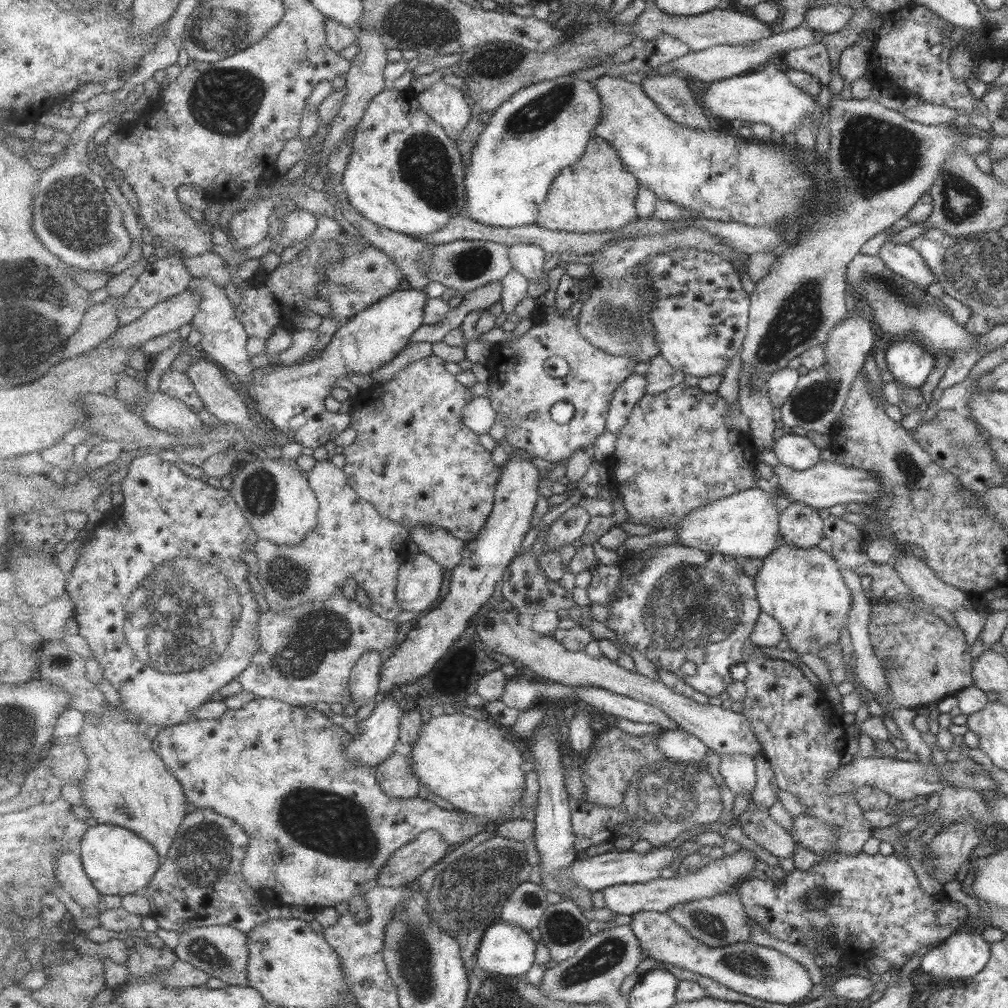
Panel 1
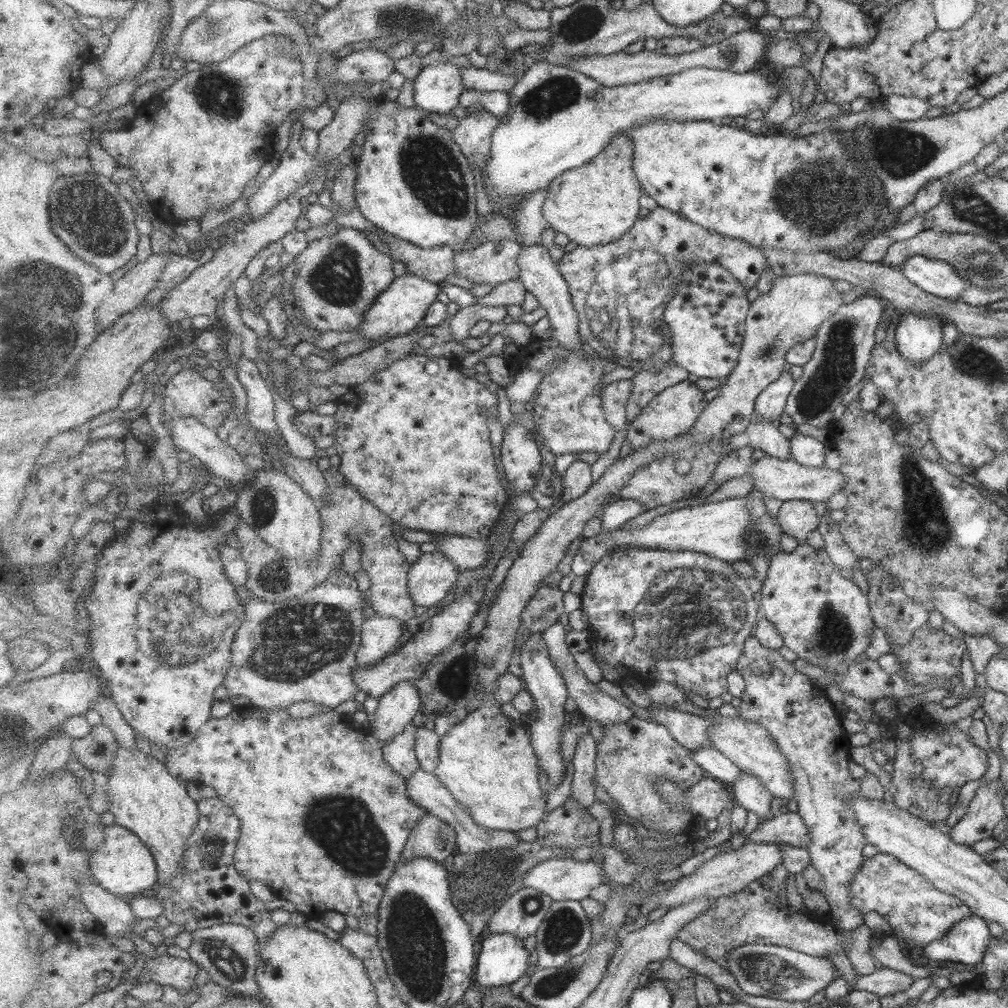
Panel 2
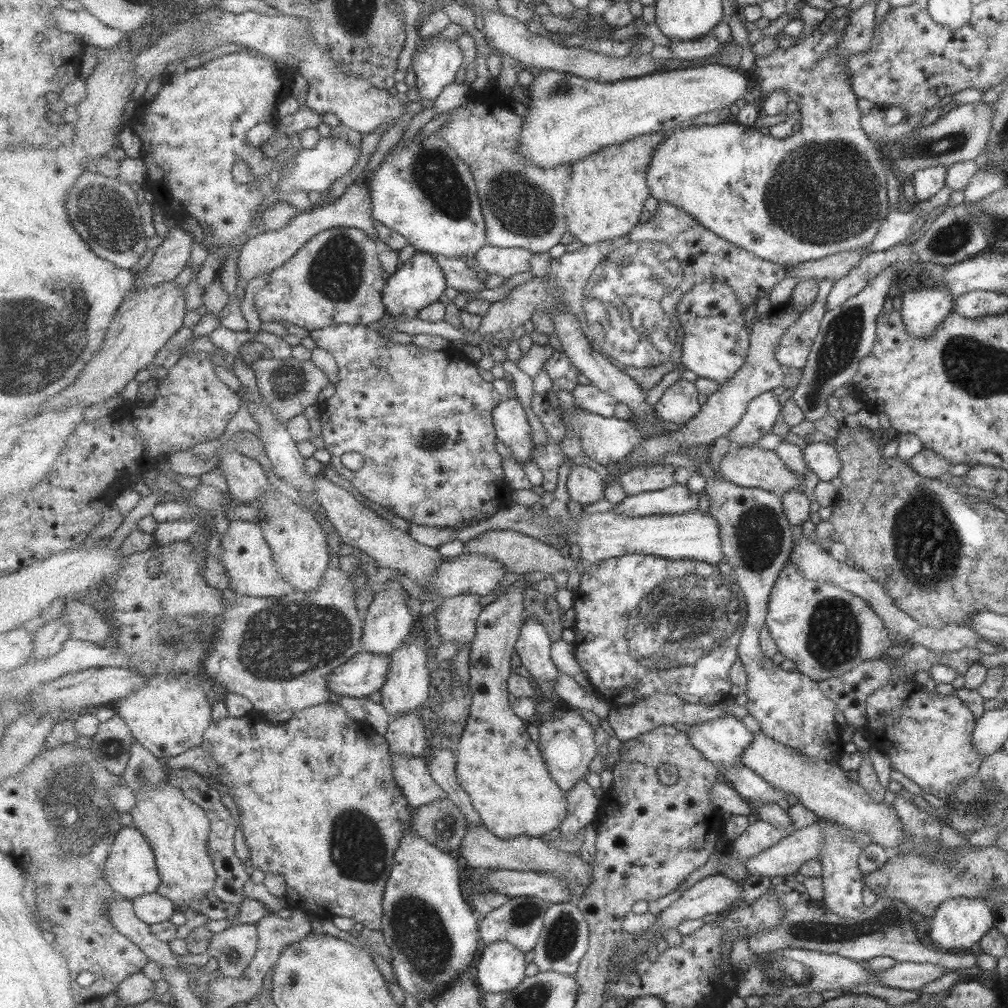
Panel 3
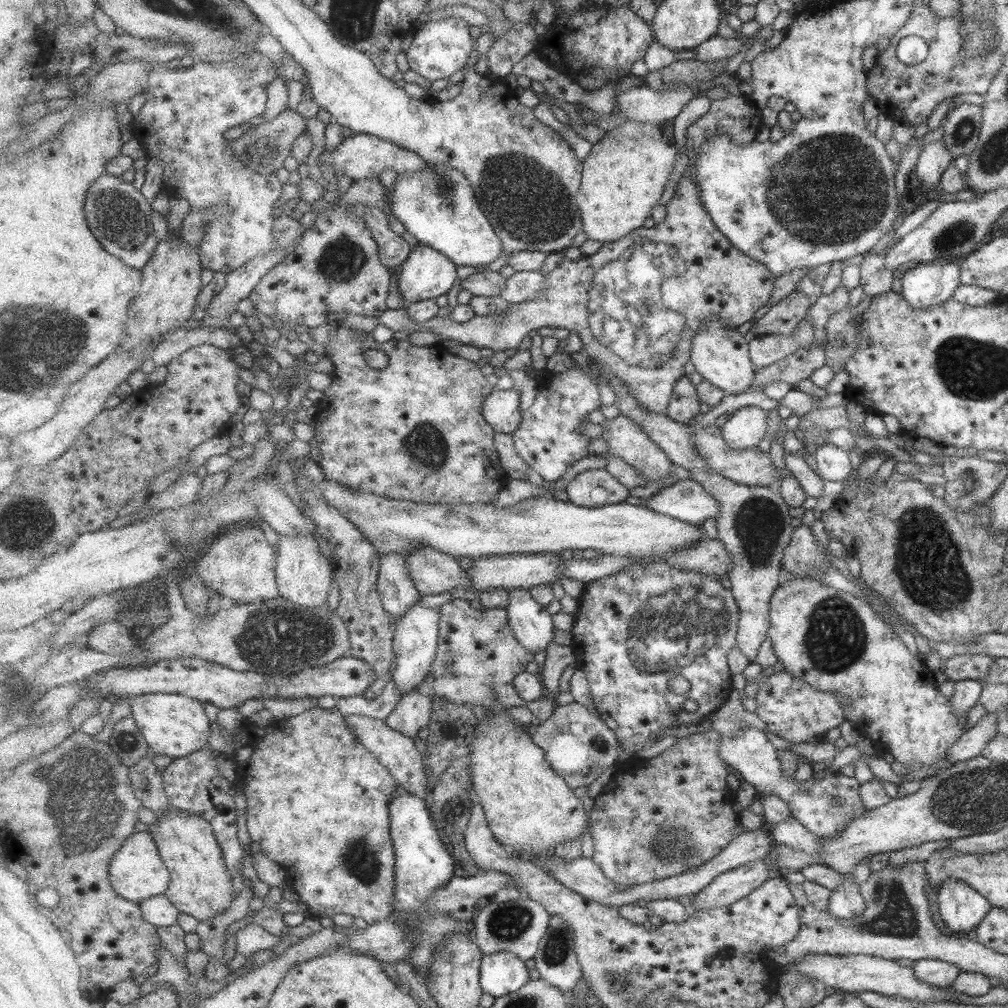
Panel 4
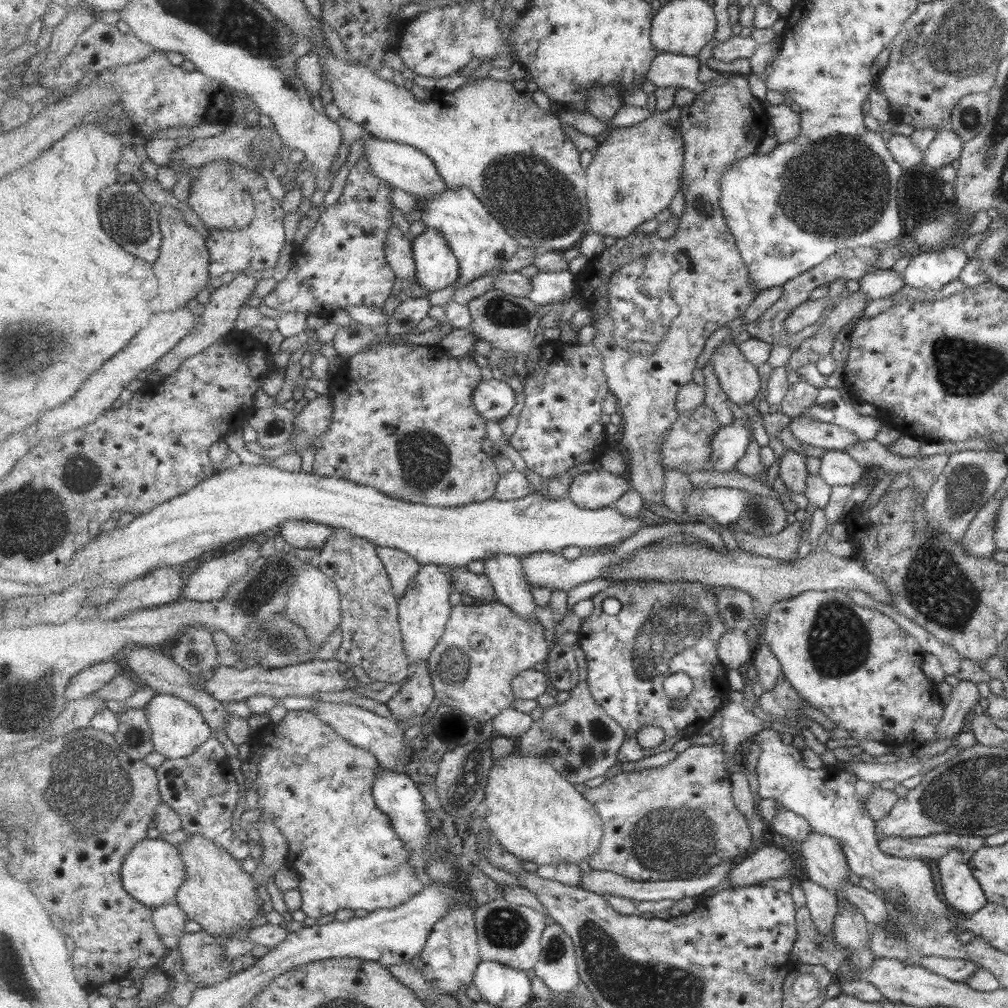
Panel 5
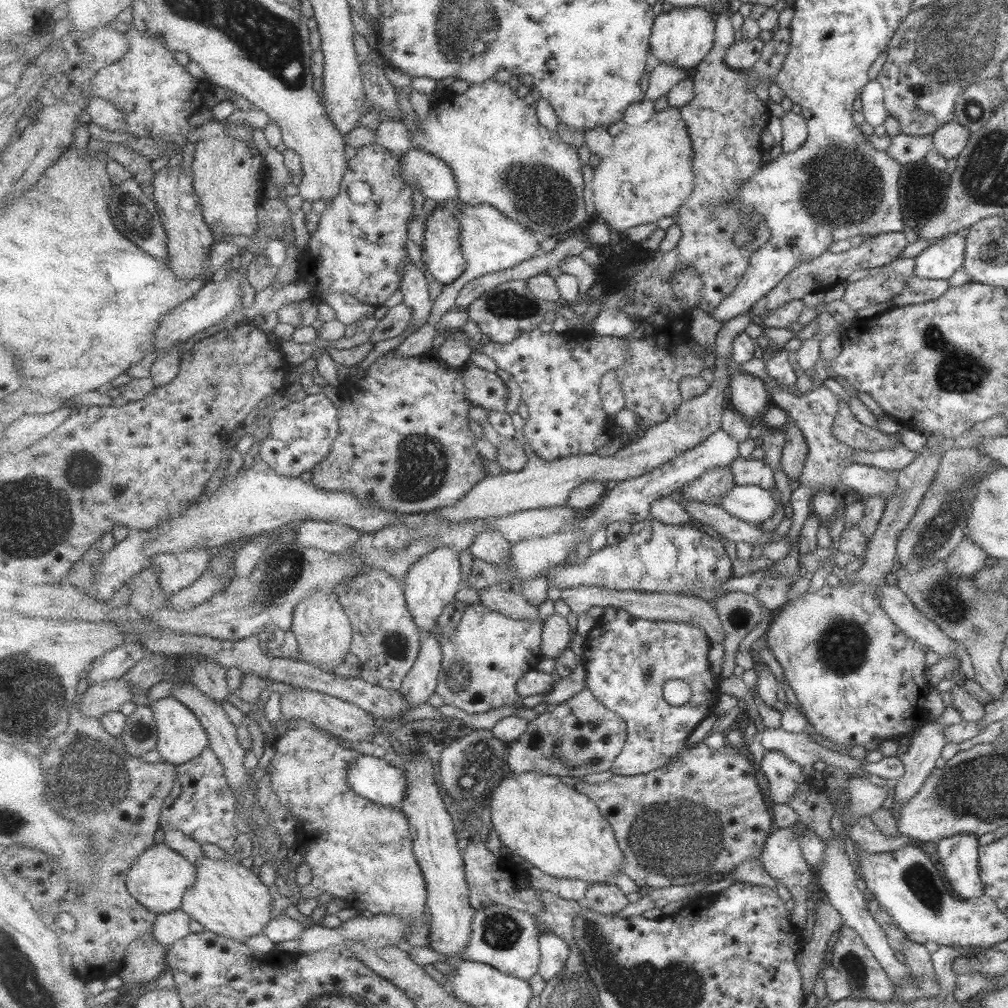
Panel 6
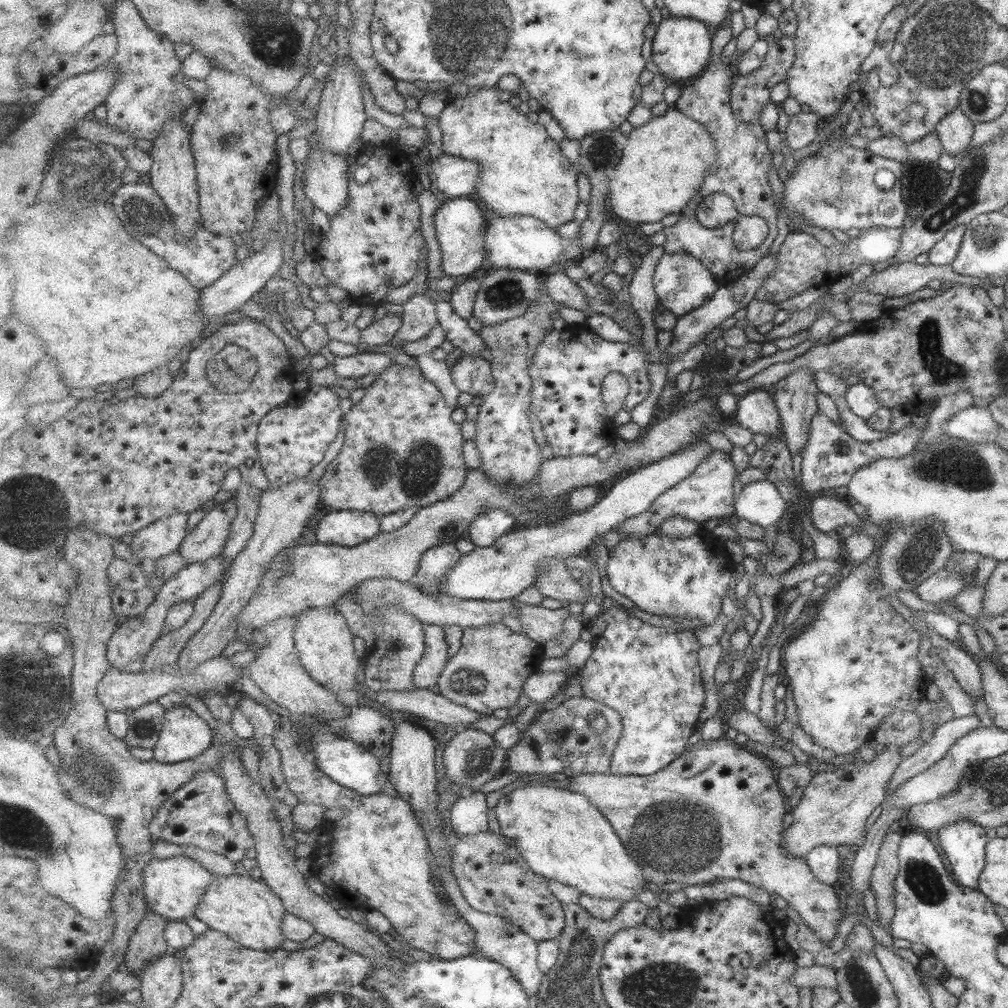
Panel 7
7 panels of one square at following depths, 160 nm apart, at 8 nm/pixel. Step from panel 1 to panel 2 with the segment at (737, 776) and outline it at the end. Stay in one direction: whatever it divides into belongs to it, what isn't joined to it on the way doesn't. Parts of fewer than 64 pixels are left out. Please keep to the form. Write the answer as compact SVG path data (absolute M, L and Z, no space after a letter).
M743 771L731 785L735 800L746 811L755 813L758 818L774 814L771 810L774 794L761 782L756 774Z

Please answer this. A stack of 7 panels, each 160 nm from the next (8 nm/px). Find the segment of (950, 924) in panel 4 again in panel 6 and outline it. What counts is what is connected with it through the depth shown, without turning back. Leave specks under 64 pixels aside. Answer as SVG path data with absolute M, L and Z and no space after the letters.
M957 834L936 841L939 864L943 866L946 881L952 886L953 892L959 898L980 897L984 894L984 885L980 881L977 836L973 834Z

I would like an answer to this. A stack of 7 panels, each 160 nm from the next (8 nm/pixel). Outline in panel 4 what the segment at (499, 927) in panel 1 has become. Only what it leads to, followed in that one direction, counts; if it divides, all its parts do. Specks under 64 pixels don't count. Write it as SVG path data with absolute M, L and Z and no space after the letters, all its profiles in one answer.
M509 952L484 955L480 981L484 992L498 999L523 989L530 981L529 968L522 958Z

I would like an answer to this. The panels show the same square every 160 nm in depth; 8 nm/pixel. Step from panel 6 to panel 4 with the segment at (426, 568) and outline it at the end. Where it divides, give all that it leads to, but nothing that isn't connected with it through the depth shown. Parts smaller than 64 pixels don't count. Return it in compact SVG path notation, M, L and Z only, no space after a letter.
M418 602L405 616L398 618L394 632L396 661L389 680L395 681L401 696L413 691L423 690L425 678L431 675L432 665L436 662L440 640L440 607L423 607Z

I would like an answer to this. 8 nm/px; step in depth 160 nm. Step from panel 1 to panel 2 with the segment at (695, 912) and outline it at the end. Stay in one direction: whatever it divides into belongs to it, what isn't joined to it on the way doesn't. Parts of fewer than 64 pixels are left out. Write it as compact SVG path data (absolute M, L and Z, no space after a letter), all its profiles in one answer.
M781 863L769 874L758 878L749 886L746 886L740 893L718 898L705 912L702 912L694 921L686 924L678 938L686 943L693 950L700 952L703 956L709 956L719 966L726 968L726 958L731 950L749 944L776 945L791 947L802 954L813 957L825 957L831 954L845 954L847 946L851 944L849 930L843 930L832 925L830 914L797 912L792 906L785 907L779 903L779 890L785 890L784 884L789 876L787 867Z

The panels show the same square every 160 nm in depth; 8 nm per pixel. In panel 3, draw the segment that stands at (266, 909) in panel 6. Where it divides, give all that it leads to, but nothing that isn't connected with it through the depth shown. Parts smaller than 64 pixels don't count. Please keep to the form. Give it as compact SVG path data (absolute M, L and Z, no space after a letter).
M167 779L154 787L139 789L135 797L136 805L129 813L134 826L148 838L156 854L161 877L158 892L170 898L177 906L197 897L206 897L218 876L208 851L212 820L205 810L189 801L185 793Z

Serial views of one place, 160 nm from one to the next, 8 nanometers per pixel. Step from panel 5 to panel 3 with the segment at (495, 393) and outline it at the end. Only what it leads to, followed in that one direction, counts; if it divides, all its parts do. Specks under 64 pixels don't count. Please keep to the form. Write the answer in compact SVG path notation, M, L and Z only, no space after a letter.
M515 397L505 398L494 410L494 422L499 440L512 450L512 458L520 466L532 461L535 444L521 401Z

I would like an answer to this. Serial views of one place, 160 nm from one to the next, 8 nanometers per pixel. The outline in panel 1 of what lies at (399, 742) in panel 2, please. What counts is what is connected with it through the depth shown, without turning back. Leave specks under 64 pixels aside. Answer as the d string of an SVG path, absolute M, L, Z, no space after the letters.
M392 755L389 760L375 768L380 787L385 794L401 801L419 796L423 786L412 772L411 765L410 756Z

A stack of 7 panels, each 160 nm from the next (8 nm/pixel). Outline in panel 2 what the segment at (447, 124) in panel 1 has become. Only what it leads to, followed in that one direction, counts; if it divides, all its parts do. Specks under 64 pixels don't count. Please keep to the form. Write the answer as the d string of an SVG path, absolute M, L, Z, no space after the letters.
M436 62L423 68L414 83L414 102L429 114L450 114L464 93L464 75L456 63Z

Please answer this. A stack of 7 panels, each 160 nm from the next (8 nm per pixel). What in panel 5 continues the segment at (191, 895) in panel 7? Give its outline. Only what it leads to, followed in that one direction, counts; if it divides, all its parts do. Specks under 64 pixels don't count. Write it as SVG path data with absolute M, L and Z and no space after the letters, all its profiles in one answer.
M146 838L133 847L125 859L121 871L124 889L145 906L156 908L169 902L176 902L180 886L185 882L184 859L177 845L162 839Z

